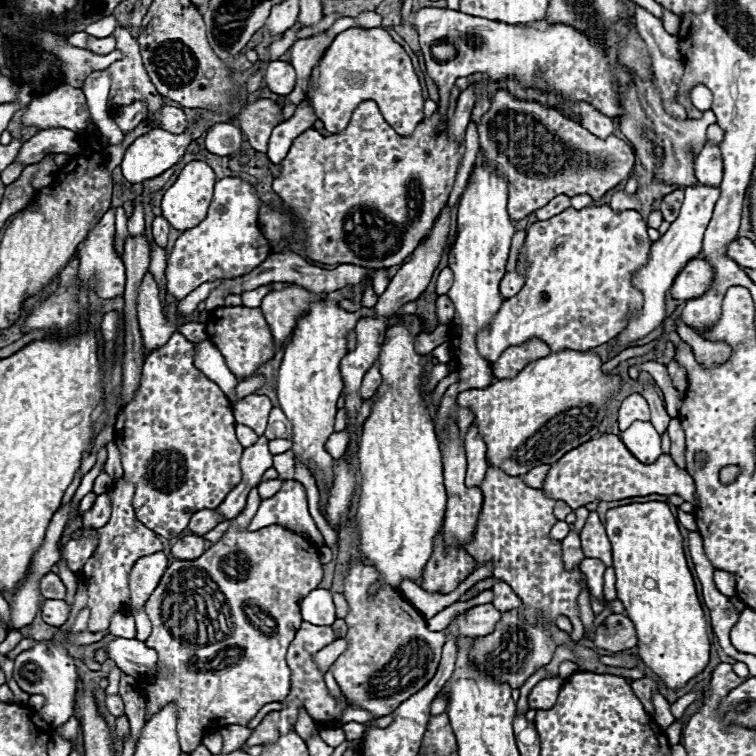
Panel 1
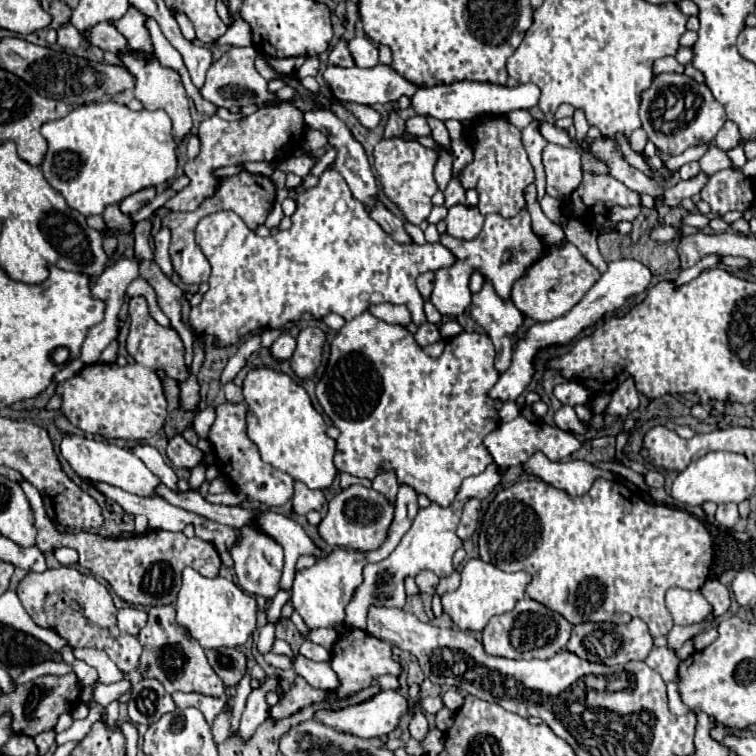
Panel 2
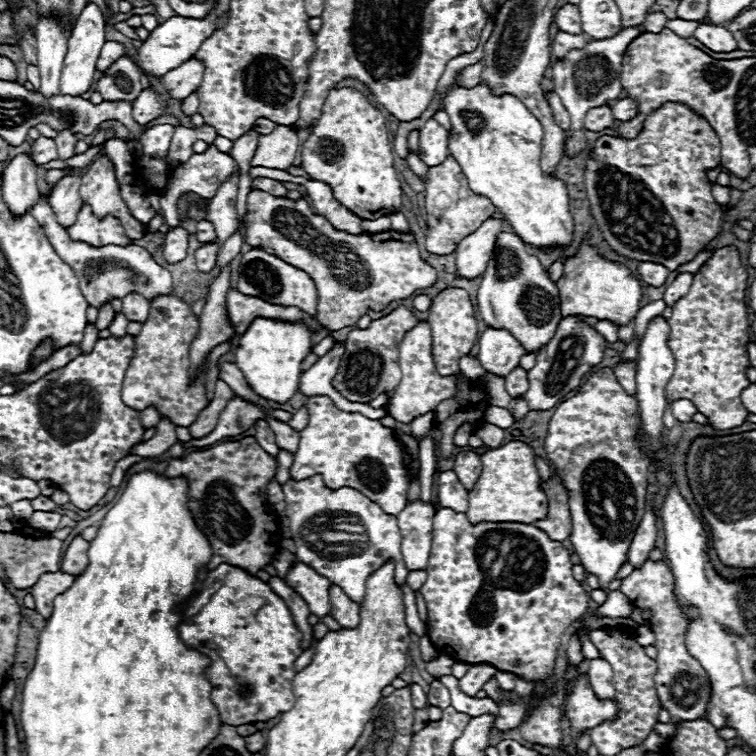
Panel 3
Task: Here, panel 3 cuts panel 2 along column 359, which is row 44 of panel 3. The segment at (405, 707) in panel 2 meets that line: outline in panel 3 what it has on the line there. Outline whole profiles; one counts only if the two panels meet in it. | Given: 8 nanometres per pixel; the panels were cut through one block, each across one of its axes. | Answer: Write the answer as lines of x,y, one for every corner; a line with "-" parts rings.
700,24
694,32
694,38
698,38
704,46
708,46
714,52
732,52
738,48
732,32
728,32
724,26

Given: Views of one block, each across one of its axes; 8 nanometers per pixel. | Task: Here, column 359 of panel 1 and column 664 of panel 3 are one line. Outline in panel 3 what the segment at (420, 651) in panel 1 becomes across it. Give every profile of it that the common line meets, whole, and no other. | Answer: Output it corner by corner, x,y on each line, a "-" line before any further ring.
646,560
640,568
636,568
630,576
626,576
620,584
620,592
624,592
630,602
638,608
654,610
650,618
650,628
656,636
656,650
658,650
658,670
654,674
654,688
658,692
660,704
672,714
672,722
678,720
696,720
706,718
706,706
712,696
712,684
706,670
700,662
688,652
684,644
684,632
688,628
688,616
680,610
680,604
674,596
674,576
664,560

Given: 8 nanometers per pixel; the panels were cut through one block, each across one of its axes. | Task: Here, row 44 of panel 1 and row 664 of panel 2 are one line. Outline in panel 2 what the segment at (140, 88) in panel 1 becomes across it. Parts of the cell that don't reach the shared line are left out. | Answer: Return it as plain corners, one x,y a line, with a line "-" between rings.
58,568
46,570
44,574
30,572
18,584
18,598
30,618
48,630
54,630
60,638
64,638
72,648
98,648
104,650
112,662
122,672
138,670
138,658
142,654
142,646
138,638
124,634
116,626
116,606
106,586
94,580
94,576
80,574
76,568

